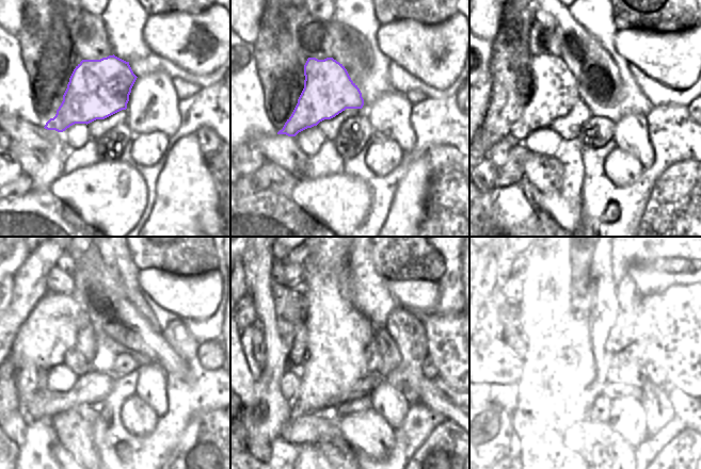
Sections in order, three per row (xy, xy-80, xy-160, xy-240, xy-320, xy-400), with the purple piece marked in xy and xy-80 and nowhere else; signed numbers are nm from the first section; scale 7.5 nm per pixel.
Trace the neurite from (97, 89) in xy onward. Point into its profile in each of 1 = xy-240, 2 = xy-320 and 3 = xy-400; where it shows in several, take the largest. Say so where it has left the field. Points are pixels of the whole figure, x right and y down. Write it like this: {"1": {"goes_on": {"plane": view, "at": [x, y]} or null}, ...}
{"1": {"goes_on": {"plane": "xy-240", "at": [51, 328]}}, "2": {"goes_on": {"plane": "xy-320", "at": [281, 310]}}, "3": {"goes_on": {"plane": "xy-400", "at": [491, 432]}}}

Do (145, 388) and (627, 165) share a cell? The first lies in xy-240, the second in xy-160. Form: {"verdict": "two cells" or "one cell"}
{"verdict": "two cells"}

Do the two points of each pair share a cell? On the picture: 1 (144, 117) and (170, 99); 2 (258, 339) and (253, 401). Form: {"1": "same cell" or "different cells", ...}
{"1": "same cell", "2": "same cell"}

